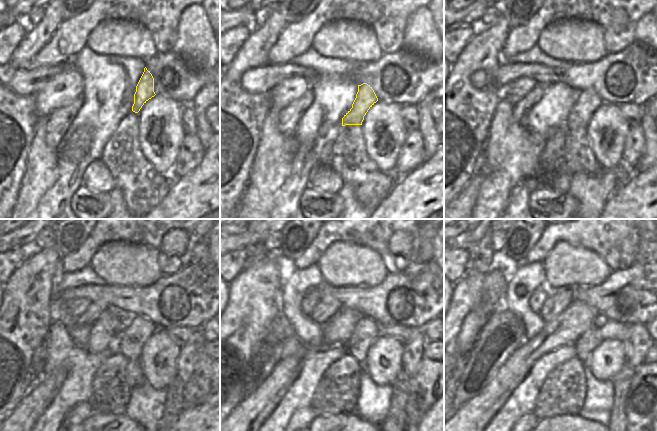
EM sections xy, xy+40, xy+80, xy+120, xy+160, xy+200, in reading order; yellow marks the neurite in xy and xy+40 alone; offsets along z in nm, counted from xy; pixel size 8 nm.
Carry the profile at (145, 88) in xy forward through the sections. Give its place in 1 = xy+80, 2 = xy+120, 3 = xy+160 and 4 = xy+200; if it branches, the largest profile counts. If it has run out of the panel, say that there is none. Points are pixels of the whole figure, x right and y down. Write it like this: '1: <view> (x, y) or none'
1: xy+80 (551, 163)
2: xy+120 (111, 392)
3: xy+160 (337, 391)
4: xy+200 (563, 392)

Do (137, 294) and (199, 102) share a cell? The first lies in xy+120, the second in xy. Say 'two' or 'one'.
two

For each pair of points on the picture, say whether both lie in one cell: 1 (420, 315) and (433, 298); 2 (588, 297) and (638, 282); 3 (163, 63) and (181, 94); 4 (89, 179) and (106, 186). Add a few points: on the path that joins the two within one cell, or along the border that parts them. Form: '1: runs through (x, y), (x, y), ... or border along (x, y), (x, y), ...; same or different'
1: runs through (425, 311), (429, 311), (432, 308), (432, 303); same
2: runs through (600, 297), (626, 283); same
3: runs through (172, 66), (181, 75), (181, 85); same
4: runs through (93, 179), (99, 179), (102, 182); same

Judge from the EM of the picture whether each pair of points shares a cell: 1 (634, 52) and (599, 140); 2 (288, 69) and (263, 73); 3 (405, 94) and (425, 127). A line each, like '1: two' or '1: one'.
1: two
2: one
3: two

